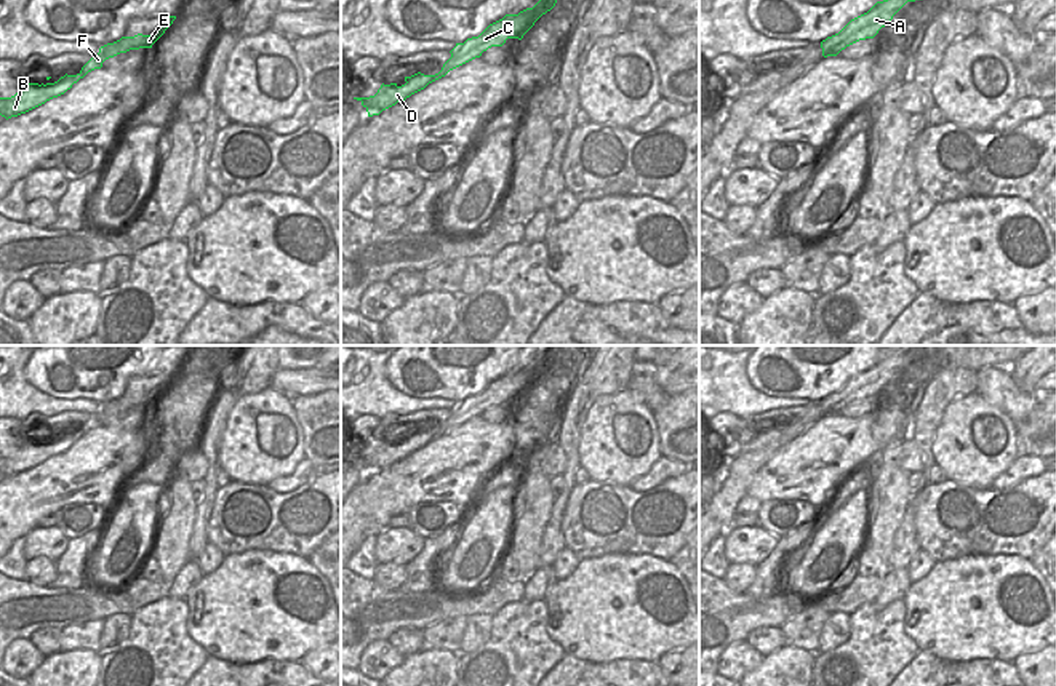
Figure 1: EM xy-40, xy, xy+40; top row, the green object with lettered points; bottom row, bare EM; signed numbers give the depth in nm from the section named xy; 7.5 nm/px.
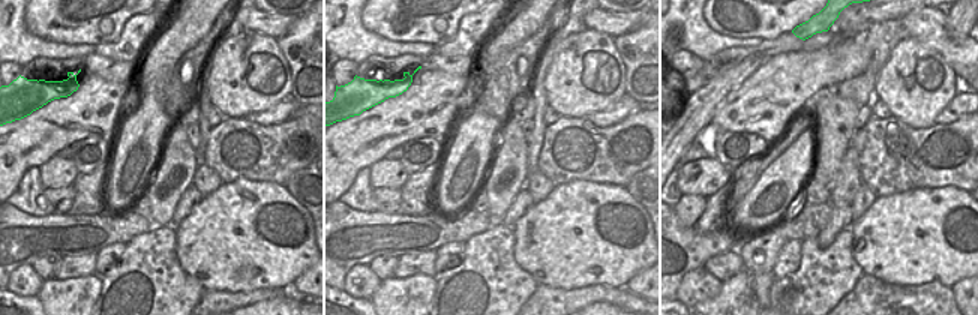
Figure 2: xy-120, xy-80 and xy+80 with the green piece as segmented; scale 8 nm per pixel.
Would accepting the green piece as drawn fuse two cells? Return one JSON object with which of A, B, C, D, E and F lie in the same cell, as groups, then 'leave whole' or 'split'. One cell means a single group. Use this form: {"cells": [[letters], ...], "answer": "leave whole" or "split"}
{"cells": [["A", "B", "C", "D", "E", "F"]], "answer": "leave whole"}

